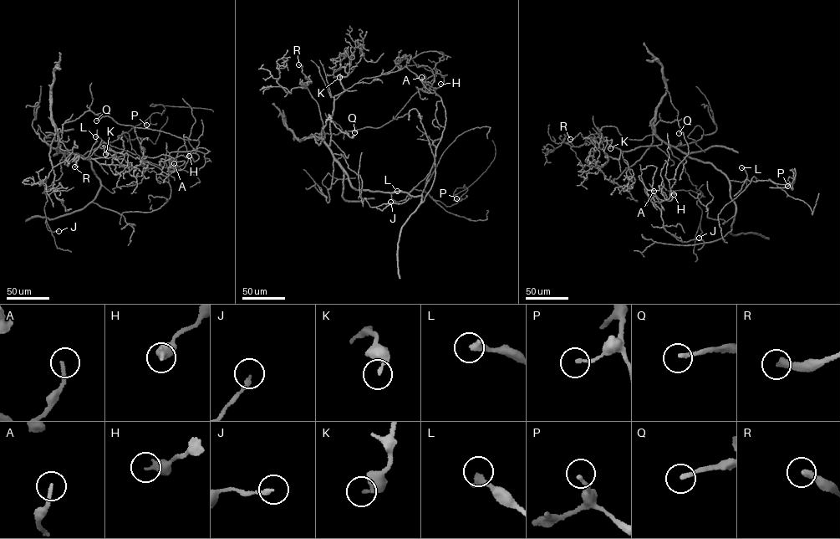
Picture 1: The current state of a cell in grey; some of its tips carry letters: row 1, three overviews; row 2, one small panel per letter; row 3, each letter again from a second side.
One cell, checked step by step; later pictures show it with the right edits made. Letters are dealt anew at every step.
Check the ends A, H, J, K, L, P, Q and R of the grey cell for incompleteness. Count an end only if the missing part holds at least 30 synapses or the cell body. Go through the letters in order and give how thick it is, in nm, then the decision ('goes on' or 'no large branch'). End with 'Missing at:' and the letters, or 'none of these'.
A: calibre 180 nm; no large branch
H: calibre 440 nm; no large branch
J: calibre 200 nm; no large branch
K: calibre 260 nm; no large branch
L: calibre 360 nm; no large branch
P: calibre 160 nm; no large branch
Q: calibre 190 nm; no large branch
R: calibre 320 nm; no large branch
Missing at: none of these

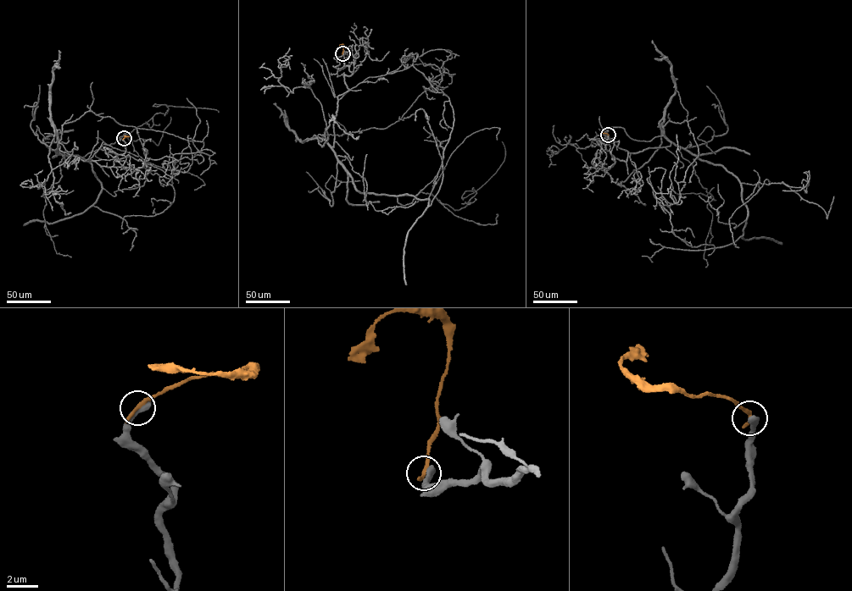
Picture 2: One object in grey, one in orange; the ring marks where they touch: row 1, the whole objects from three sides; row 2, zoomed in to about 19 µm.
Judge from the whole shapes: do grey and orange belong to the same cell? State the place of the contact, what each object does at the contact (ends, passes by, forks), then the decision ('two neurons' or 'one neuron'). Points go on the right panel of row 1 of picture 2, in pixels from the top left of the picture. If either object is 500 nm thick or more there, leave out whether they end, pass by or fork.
place (608, 135); two neurons

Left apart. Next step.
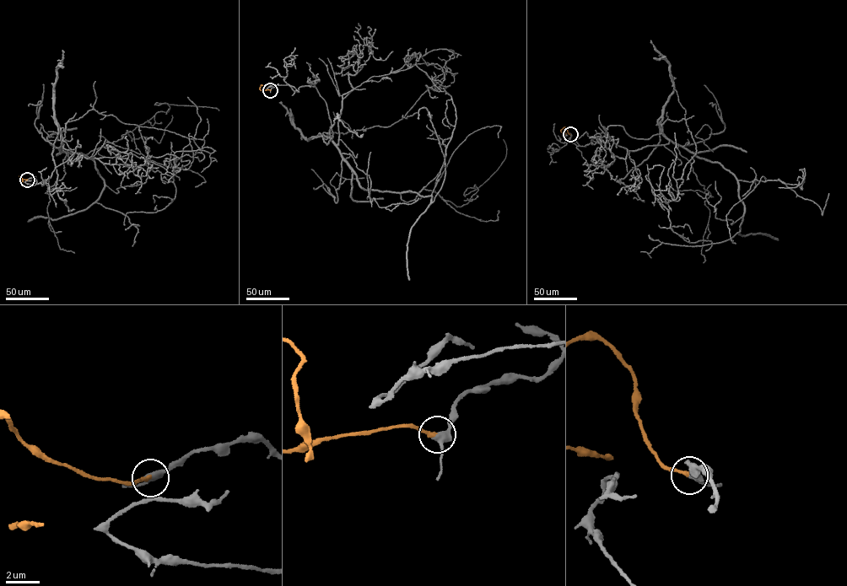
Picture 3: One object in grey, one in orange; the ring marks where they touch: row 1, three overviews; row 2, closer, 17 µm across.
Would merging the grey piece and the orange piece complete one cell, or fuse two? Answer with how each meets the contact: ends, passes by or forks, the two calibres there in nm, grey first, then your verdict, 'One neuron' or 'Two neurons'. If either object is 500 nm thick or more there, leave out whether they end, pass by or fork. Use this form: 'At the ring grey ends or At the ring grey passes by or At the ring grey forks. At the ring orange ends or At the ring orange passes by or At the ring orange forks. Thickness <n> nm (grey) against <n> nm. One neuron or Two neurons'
At the ring grey passes by. At the ring orange ends. Thickness 380 nm (grey) against 200 nm. One neuron

